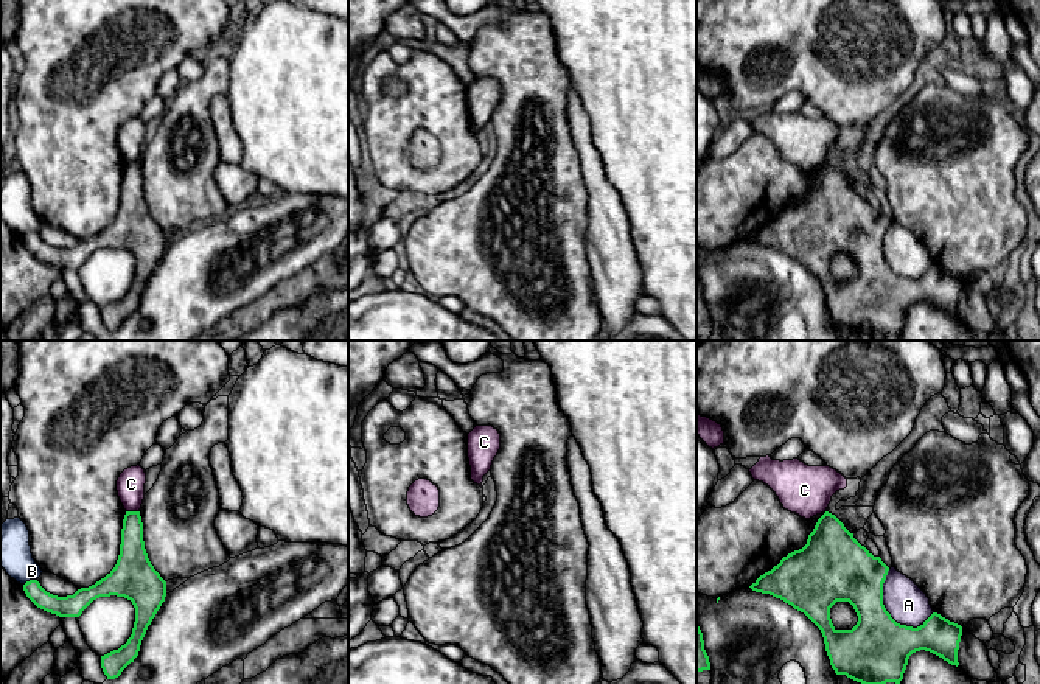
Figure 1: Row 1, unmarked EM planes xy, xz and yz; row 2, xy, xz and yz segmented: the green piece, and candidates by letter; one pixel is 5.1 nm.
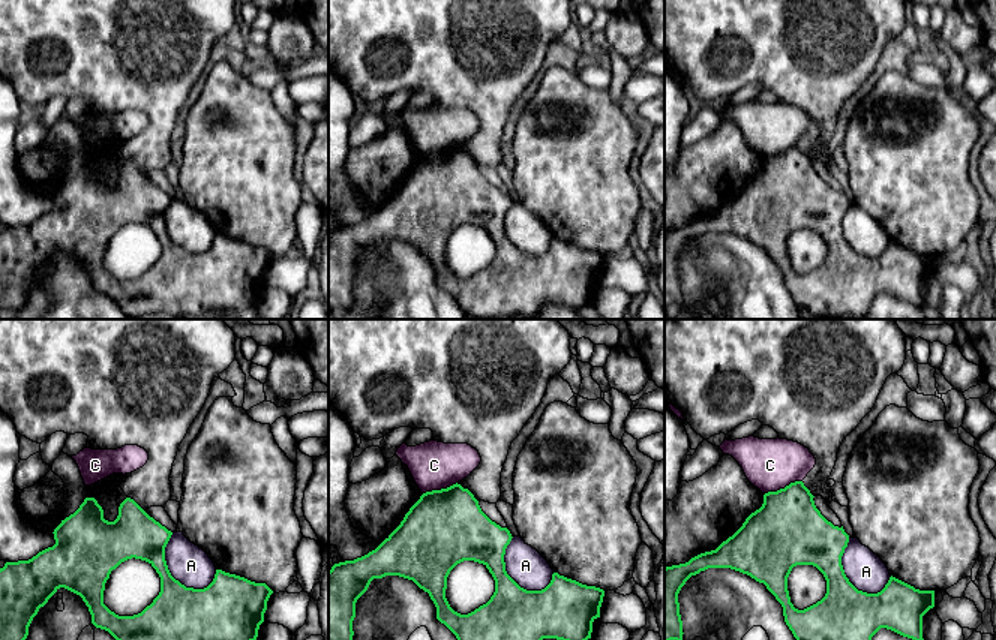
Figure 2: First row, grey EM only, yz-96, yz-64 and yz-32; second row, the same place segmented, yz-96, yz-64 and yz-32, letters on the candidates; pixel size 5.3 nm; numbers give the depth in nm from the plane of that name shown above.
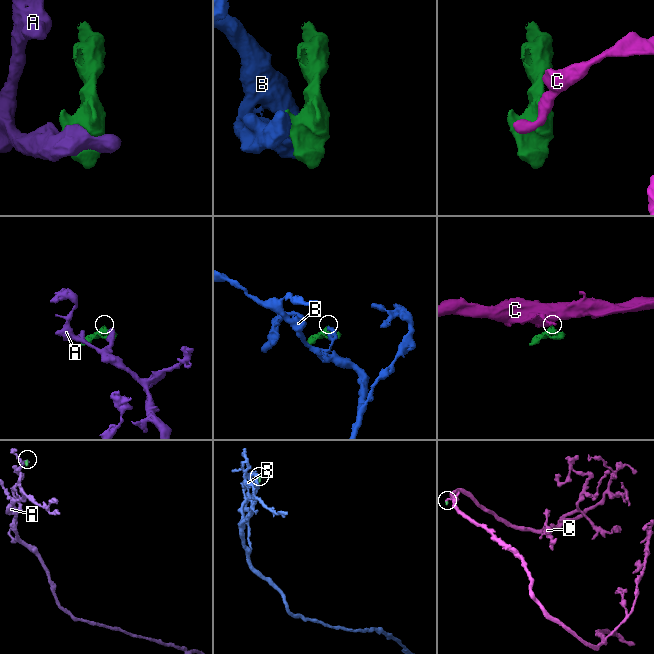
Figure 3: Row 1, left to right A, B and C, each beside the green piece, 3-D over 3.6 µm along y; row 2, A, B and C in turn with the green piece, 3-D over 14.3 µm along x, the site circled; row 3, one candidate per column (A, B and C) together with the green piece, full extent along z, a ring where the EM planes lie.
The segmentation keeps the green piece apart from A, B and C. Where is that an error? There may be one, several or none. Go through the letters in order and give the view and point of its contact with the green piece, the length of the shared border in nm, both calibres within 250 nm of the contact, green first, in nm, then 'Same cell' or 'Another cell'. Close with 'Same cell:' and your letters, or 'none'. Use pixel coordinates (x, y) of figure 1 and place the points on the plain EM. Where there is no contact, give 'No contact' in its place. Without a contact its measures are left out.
A: Touches green at yz (885, 260). Shared border 340 nm. Thickness 340 nm (green) against 220 nm. Another cell
B: Touches green at xy (30, 232). Shared border 80 nm. Thickness 110 nm (green) against 220 nm. Another cell
C: Touches green at xy (132, 164). Shared border 70 nm. Thickness 160 nm (green) against 140 nm. Another cell
Same cell: none

